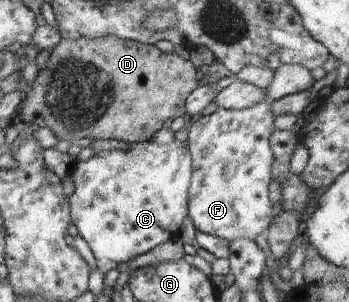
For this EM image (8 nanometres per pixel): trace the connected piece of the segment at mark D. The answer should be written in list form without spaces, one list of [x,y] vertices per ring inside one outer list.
[[[115,35],[102,36],[101,38],[78,38],[69,40],[61,38],[60,43],[52,50],[50,57],[46,63],[45,68],[37,75],[34,85],[26,87],[24,91],[24,100],[16,115],[16,122],[19,125],[32,125],[41,127],[48,127],[51,129],[60,140],[73,140],[74,138],[88,137],[88,139],[118,139],[118,141],[125,141],[131,144],[132,142],[143,142],[152,140],[154,134],[159,129],[164,127],[166,121],[173,121],[180,115],[185,113],[185,101],[191,91],[194,91],[199,85],[196,79],[195,65],[190,60],[185,60],[175,53],[162,52],[155,45],[143,44],[134,40],[125,40]]]

